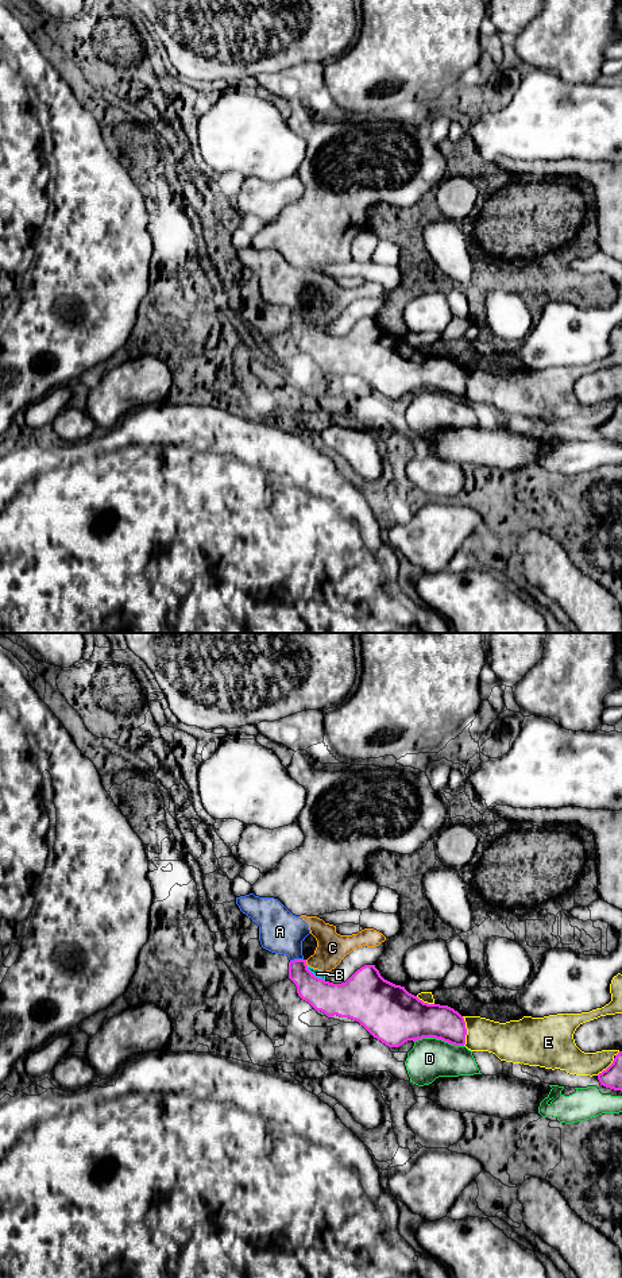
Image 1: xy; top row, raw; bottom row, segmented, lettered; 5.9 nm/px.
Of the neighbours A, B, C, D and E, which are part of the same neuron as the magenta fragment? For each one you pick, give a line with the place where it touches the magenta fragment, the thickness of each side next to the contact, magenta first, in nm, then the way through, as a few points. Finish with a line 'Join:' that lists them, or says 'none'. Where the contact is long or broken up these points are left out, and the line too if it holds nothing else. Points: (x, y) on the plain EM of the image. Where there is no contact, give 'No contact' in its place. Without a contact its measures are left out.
E: Touches magenta at xy (466, 383). Thickness 200 nm (magenta) against 220 nm
Join: E

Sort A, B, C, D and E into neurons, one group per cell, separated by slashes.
A B C / D / E

